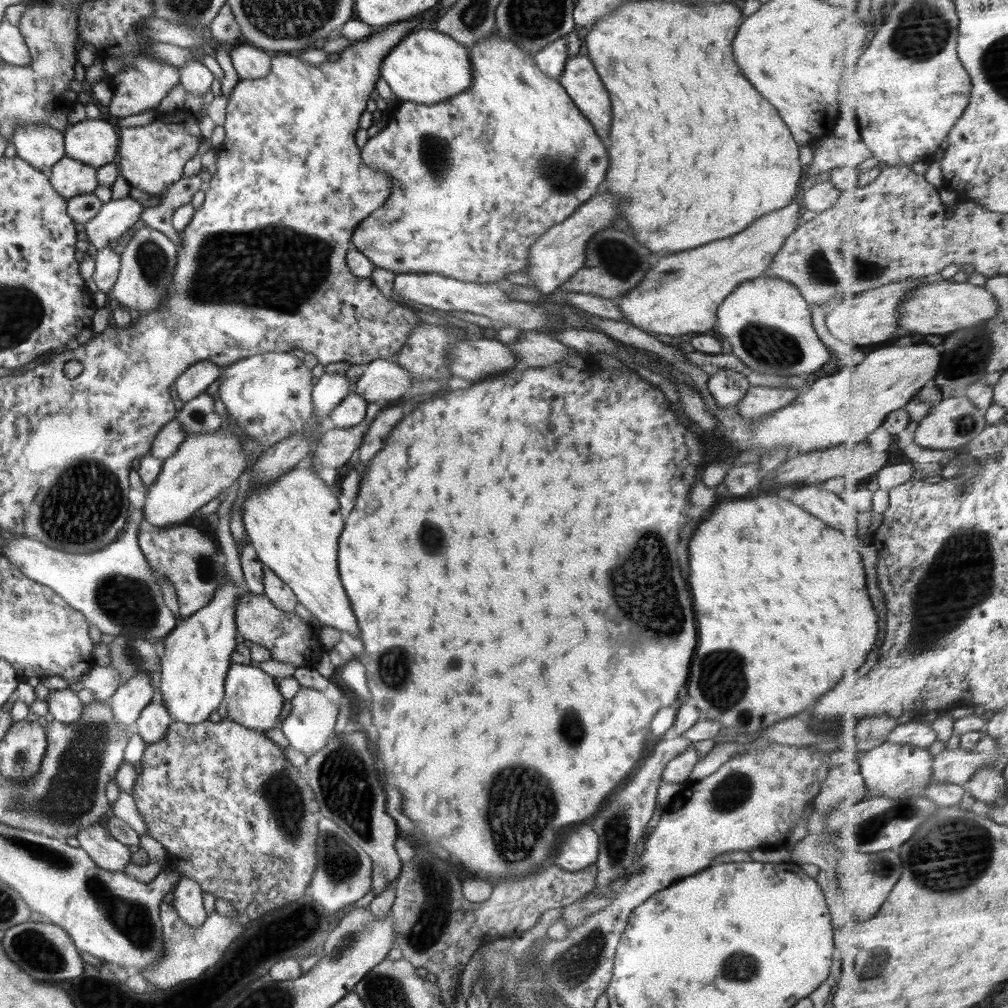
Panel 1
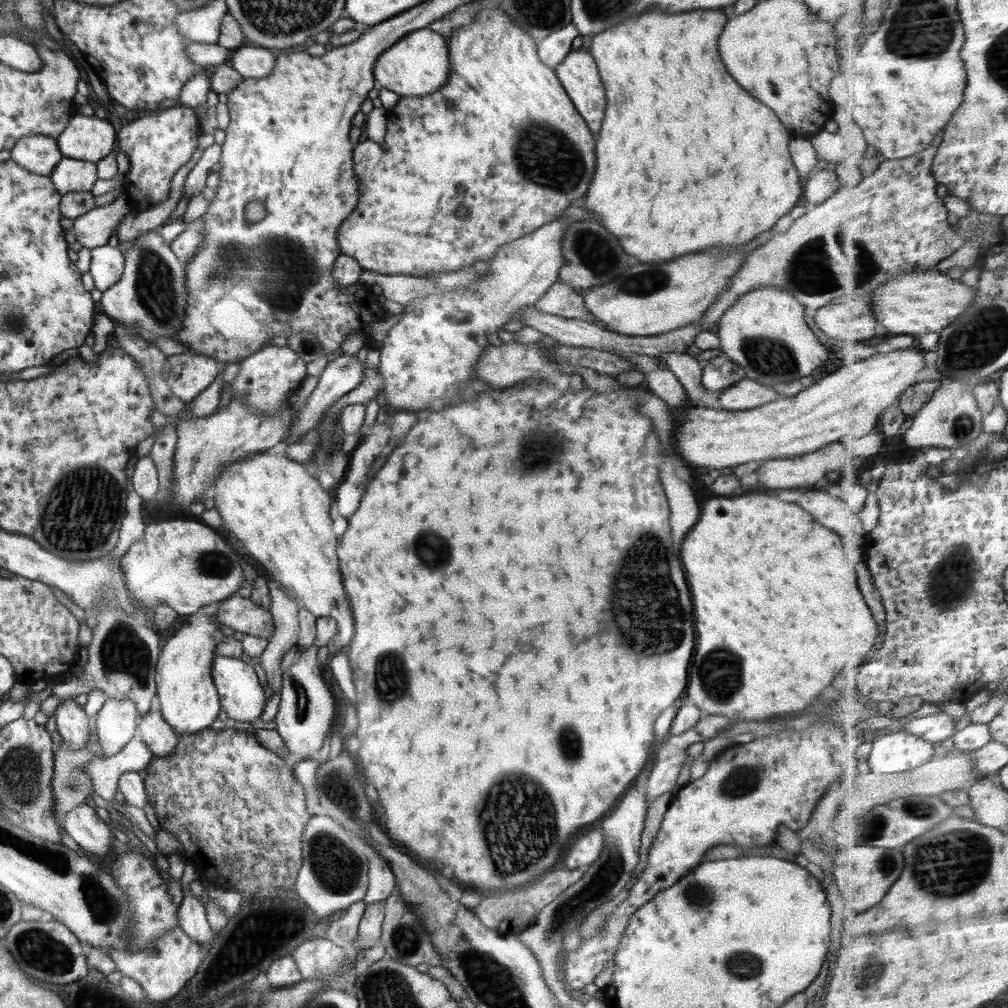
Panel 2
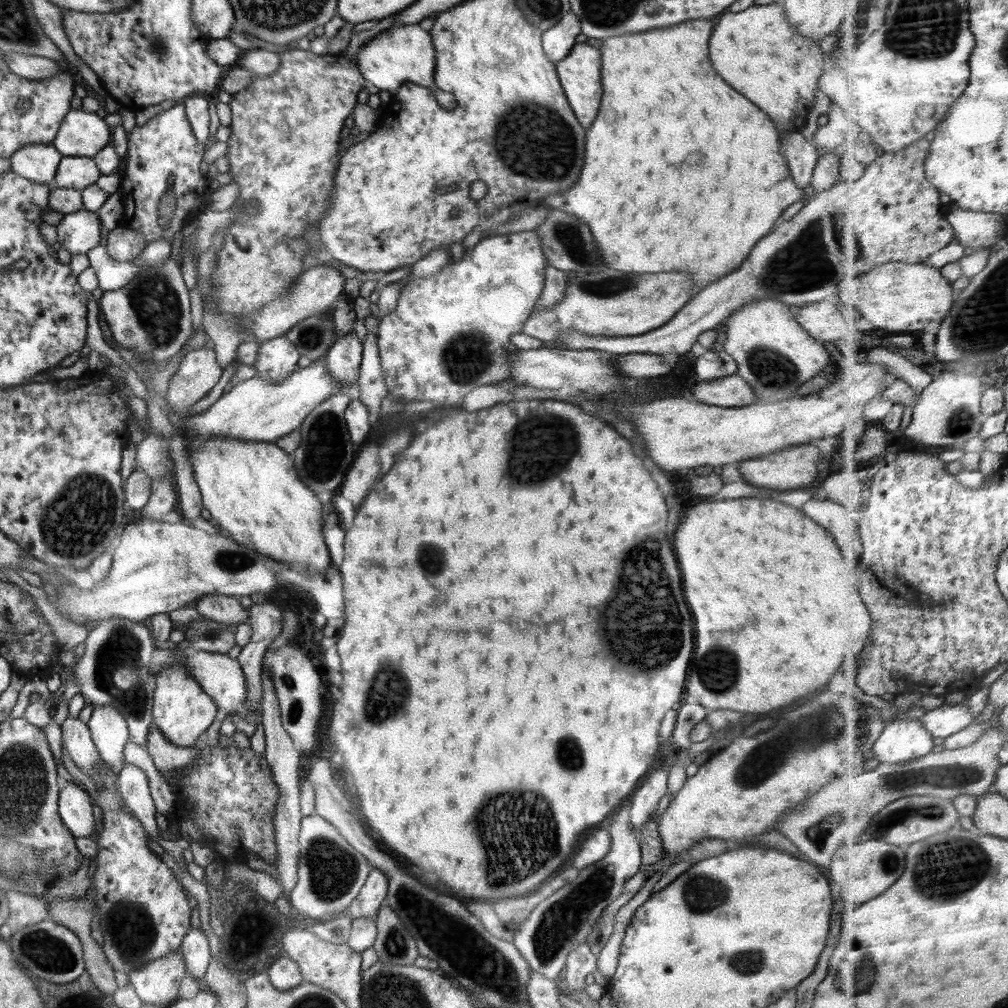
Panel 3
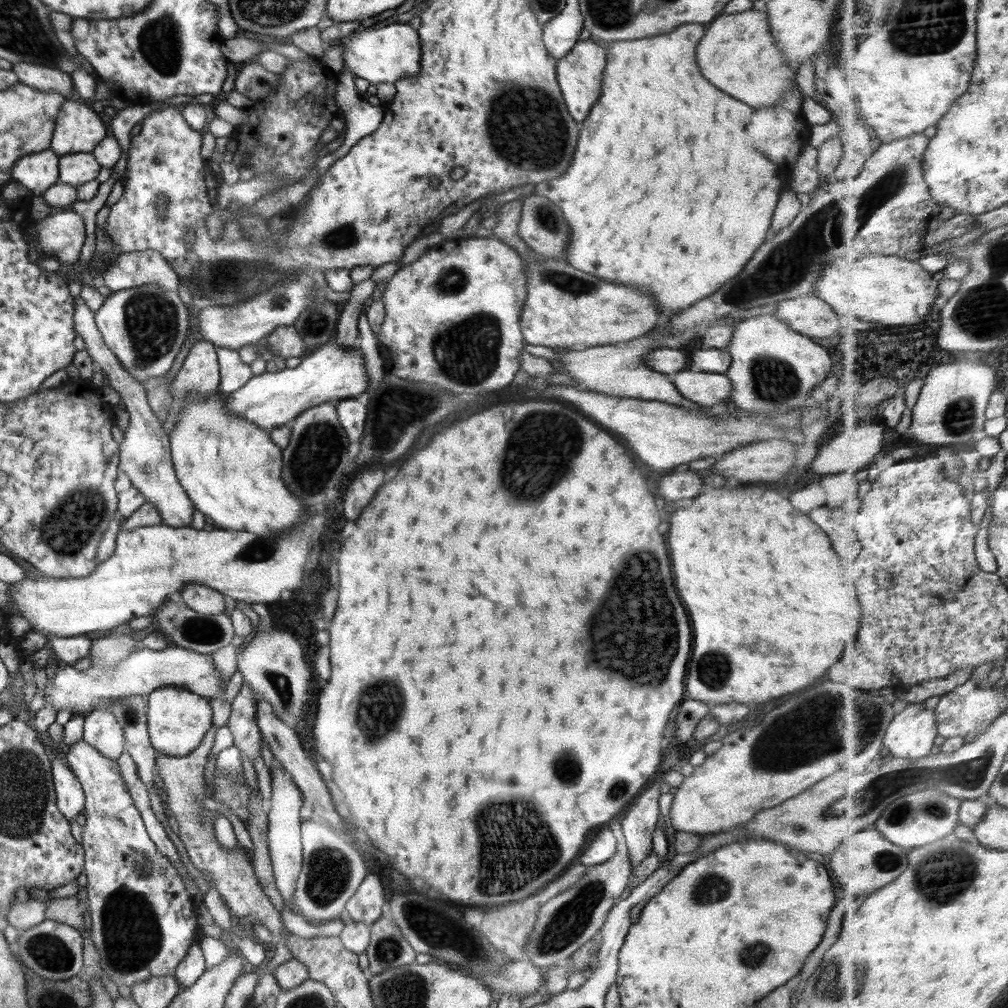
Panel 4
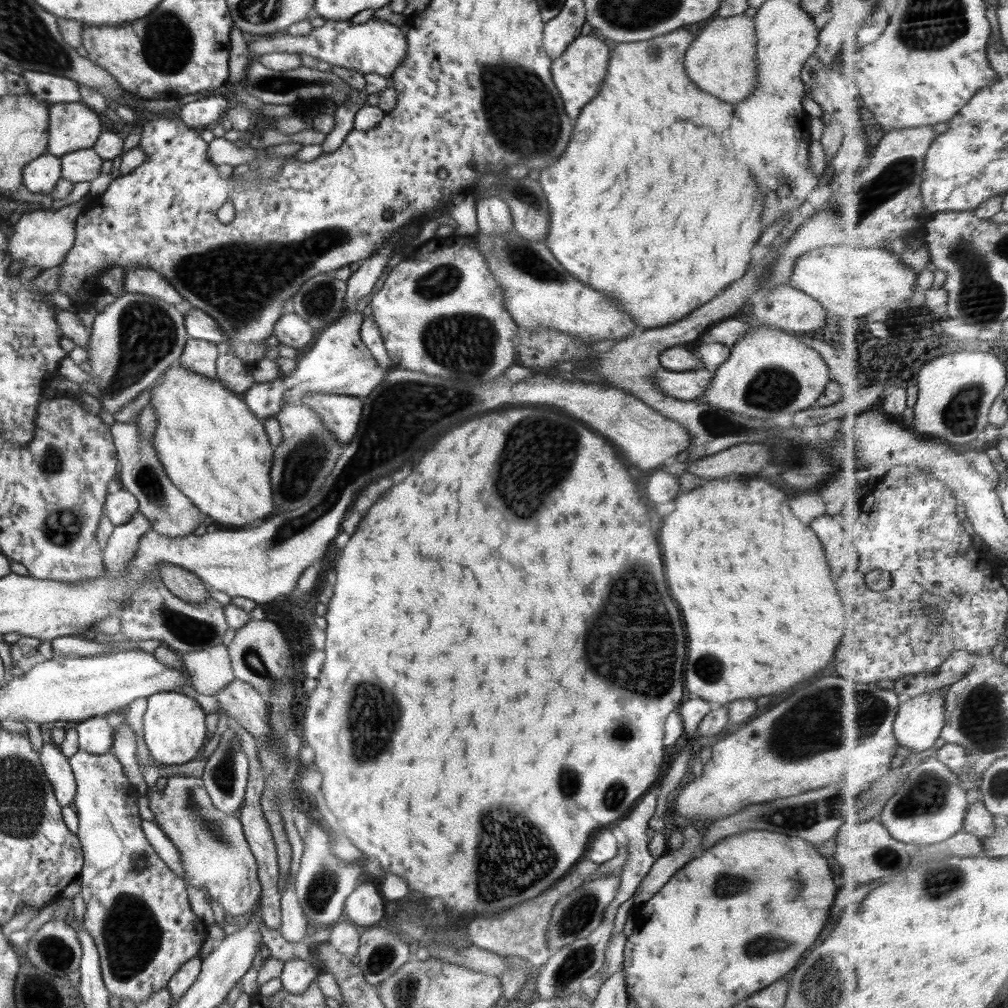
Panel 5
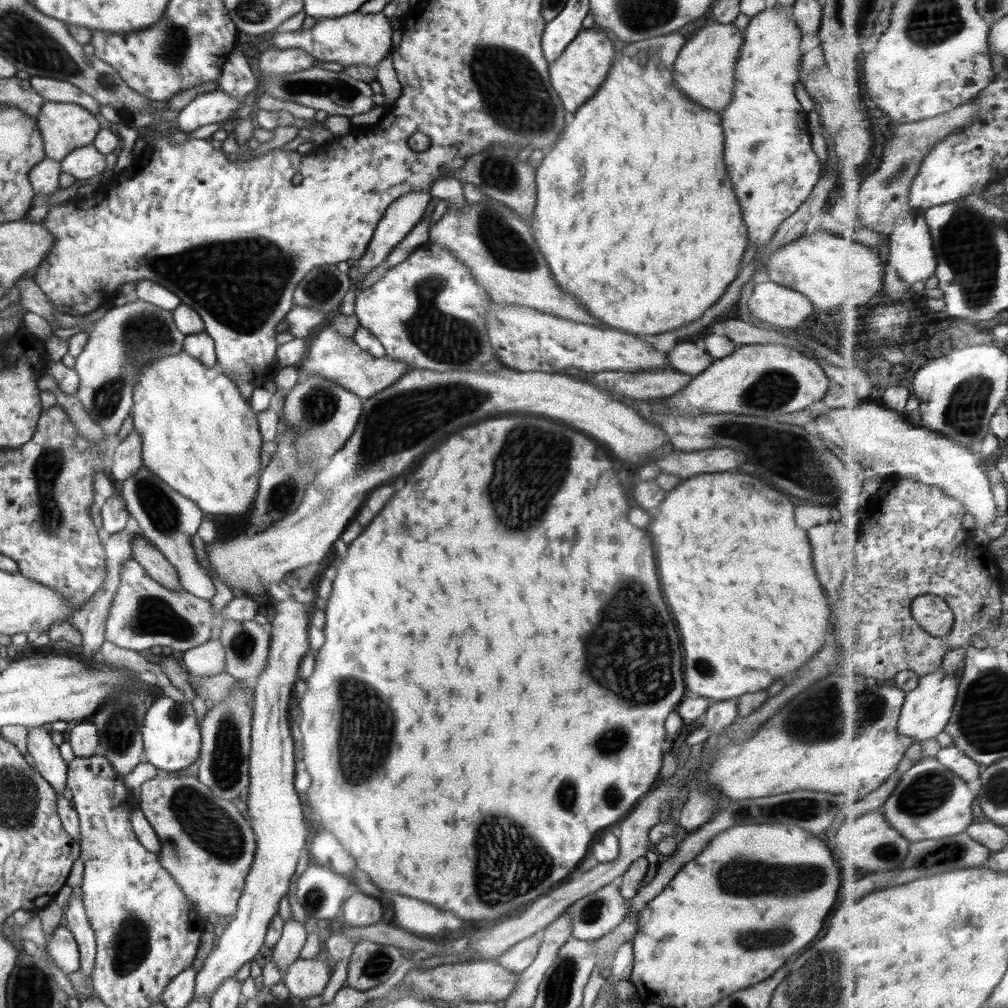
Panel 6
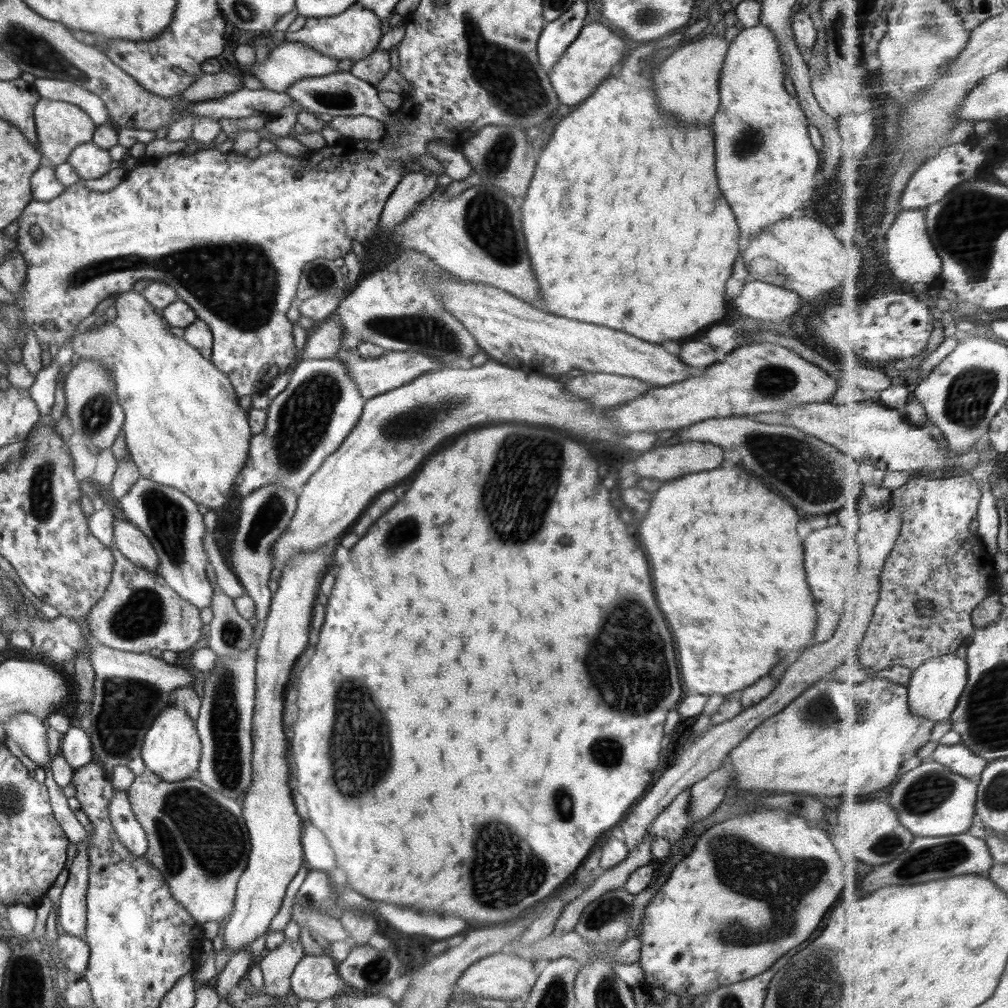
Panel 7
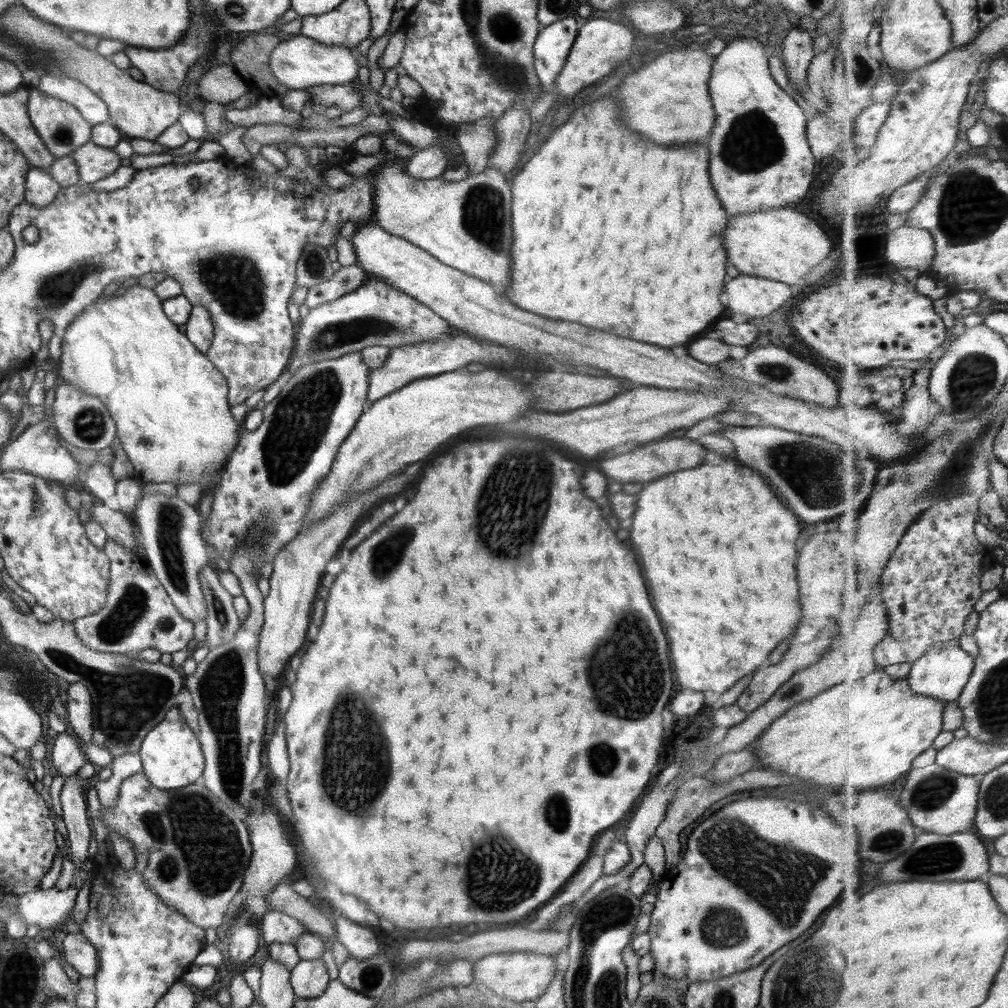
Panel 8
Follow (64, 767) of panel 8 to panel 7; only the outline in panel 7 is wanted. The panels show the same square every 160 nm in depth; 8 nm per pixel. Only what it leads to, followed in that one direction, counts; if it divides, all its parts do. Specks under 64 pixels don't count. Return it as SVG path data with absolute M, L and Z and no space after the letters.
M79 725L72 726L61 736L59 750L74 769L86 766L93 760L92 745L87 732Z

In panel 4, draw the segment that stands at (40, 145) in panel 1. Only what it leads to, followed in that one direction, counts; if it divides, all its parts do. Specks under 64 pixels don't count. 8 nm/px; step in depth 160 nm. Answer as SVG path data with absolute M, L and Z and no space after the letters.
M50 149L22 156L11 168L11 179L42 195L59 181L59 157Z

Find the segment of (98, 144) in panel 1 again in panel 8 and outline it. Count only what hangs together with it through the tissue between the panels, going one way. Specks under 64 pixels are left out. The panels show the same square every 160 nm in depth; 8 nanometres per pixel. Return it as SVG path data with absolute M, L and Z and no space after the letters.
M37 87L29 88L27 113L38 136L56 159L71 155L79 146L91 140L93 125L80 114L75 106L68 104L65 100L48 96Z

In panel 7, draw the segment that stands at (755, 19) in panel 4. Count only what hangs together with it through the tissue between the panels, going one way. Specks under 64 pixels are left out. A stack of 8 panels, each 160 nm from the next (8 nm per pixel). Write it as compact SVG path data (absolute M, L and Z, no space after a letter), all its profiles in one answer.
M721 29L698 36L668 56L654 76L654 90L660 106L674 118L688 124L712 126L714 114L718 112L721 98L719 78L728 52L729 42L722 36Z

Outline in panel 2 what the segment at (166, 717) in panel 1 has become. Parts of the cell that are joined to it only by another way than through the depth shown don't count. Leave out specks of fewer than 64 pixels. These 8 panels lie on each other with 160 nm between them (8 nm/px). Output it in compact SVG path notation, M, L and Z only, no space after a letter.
M156 706L138 719L137 730L143 743L158 756L168 756L178 744L178 734L162 718Z

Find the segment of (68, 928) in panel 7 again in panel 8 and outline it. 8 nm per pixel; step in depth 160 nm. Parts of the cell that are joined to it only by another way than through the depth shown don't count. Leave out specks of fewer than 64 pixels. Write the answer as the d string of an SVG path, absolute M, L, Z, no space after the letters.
M78 772L66 777L60 792L62 818L68 830L69 852L71 861L75 867L83 868L83 864L89 860L88 846L92 830L90 829L90 817L87 804L84 801L84 779L78 777Z

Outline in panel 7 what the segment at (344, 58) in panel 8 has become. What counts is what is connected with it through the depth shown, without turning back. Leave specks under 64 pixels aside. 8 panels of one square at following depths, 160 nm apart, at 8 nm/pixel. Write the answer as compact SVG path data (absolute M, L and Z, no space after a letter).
M280 41L275 48L268 52L268 56L258 64L255 71L251 71L251 73L262 82L264 89L284 93L297 80L338 71L338 61L338 59L316 52L304 43Z

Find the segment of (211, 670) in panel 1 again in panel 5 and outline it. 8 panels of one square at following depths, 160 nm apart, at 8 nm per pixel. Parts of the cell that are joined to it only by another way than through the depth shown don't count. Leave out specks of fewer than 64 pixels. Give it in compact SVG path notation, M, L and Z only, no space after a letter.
M175 691L158 692L147 698L143 737L153 761L170 766L199 758L208 736L202 709L196 699Z

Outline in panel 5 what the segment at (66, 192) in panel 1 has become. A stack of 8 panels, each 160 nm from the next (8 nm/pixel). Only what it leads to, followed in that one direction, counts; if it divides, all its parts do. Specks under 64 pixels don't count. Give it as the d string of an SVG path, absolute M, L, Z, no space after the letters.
M92 148L69 152L59 159L61 160L61 176L70 183L91 182L102 171L103 160Z

